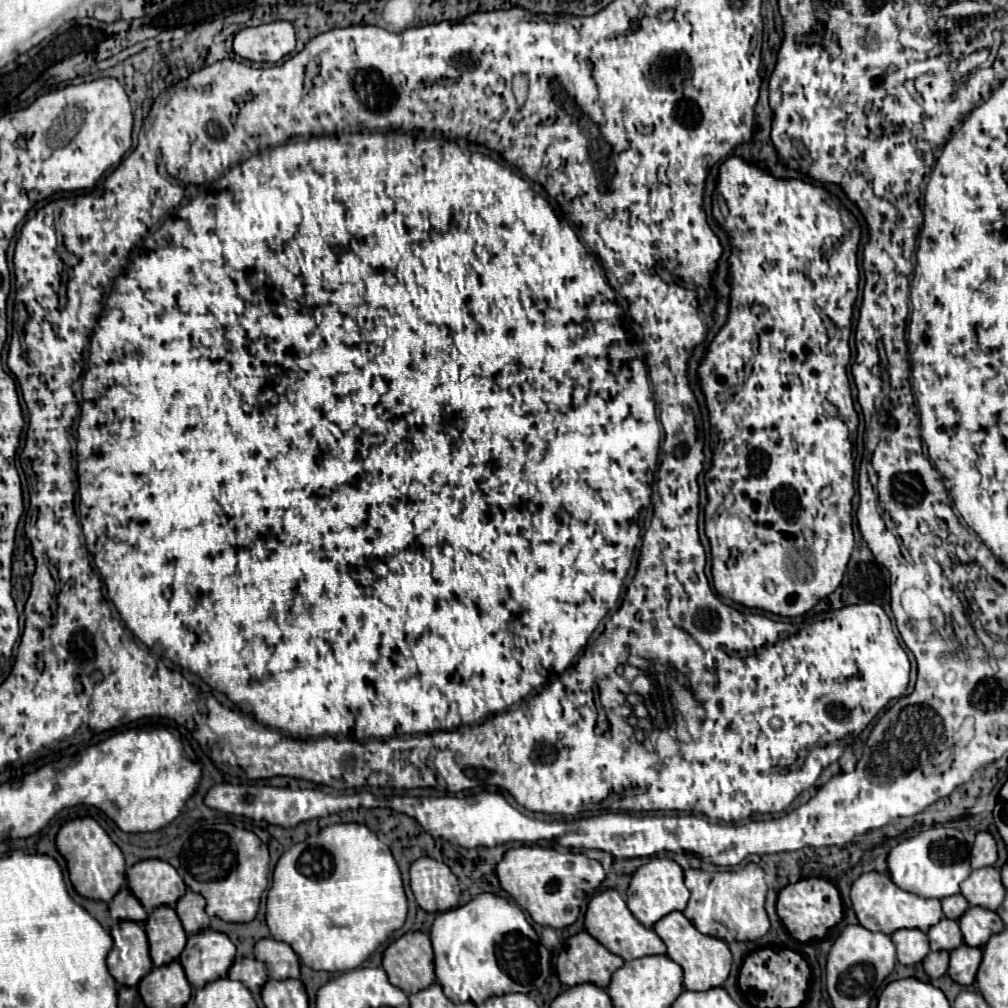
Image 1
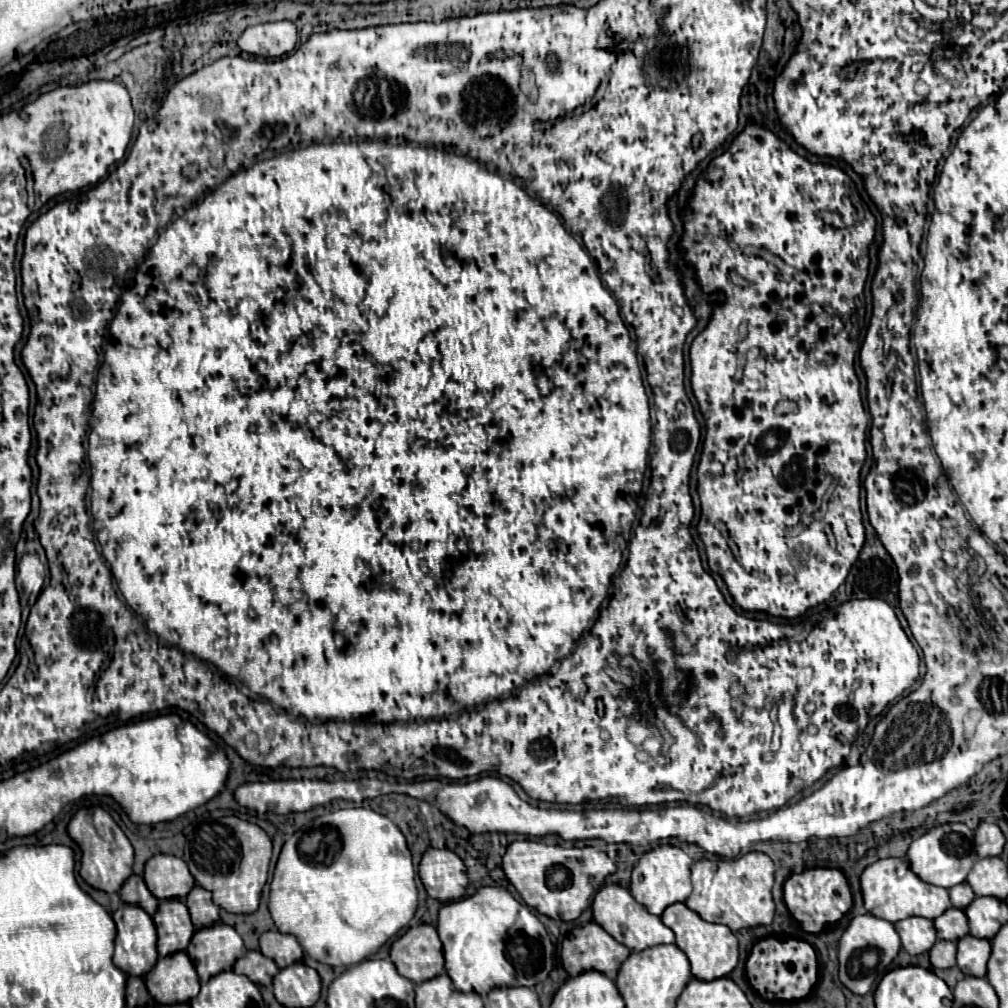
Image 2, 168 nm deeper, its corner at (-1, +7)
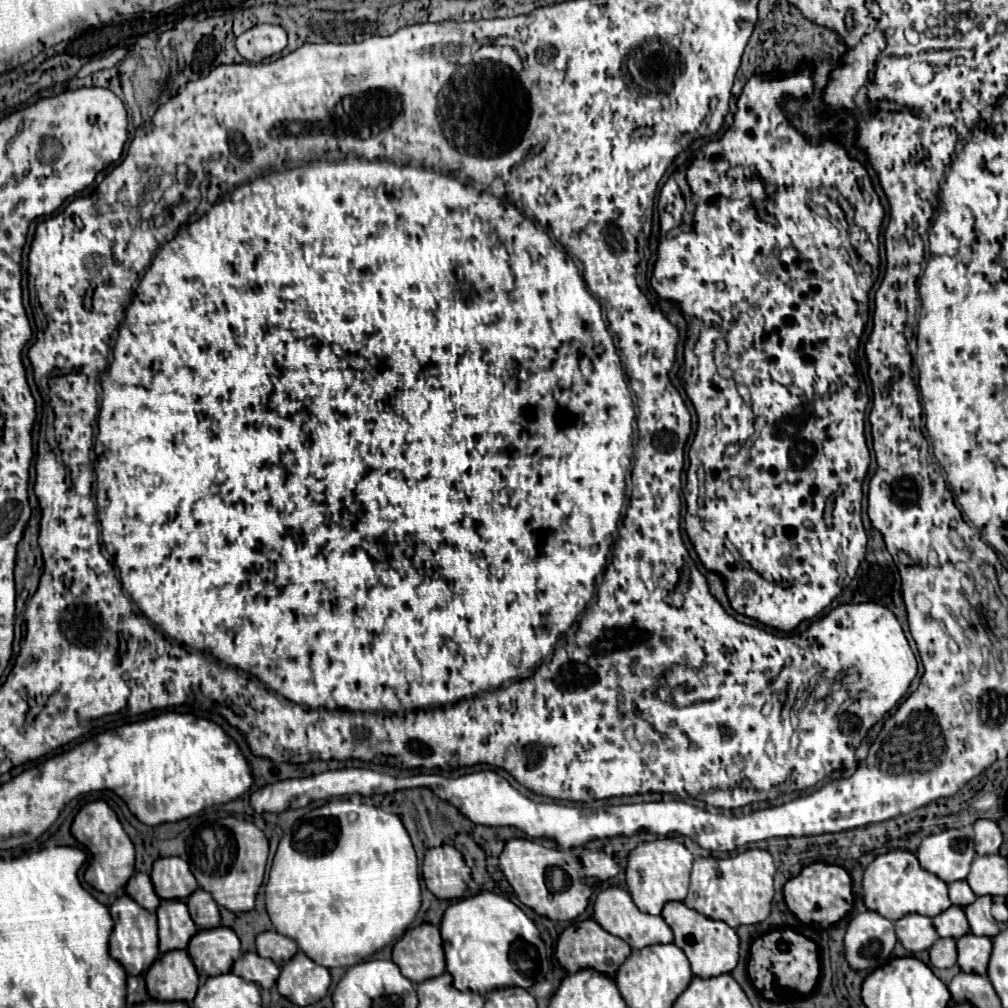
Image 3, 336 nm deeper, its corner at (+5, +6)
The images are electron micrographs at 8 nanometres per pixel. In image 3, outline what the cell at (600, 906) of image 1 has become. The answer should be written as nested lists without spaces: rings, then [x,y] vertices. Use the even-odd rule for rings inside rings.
[[[606,888],[604,892],[600,892],[594,900],[594,920],[610,934],[622,938],[630,948],[646,948],[652,944],[670,944],[672,942],[672,930],[670,926],[662,920],[662,916],[652,916],[652,914],[644,914],[636,908],[636,904],[632,902],[630,894],[622,888]]]

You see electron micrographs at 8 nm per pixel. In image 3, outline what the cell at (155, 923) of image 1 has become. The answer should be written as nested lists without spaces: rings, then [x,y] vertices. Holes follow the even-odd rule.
[[[162,900],[158,910],[158,938],[160,952],[170,952],[186,948],[188,940],[196,934],[196,926],[188,914],[188,908],[182,900]]]

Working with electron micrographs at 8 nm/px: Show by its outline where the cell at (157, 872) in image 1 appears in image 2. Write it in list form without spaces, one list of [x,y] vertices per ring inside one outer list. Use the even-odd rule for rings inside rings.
[[[154,855],[146,863],[144,881],[156,899],[184,899],[196,885],[186,863],[174,855]]]

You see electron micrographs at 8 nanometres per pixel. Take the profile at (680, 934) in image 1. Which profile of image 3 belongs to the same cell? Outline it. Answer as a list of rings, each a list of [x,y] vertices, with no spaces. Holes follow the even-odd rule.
[[[682,902],[666,904],[664,910],[662,910],[662,918],[674,932],[674,944],[690,960],[694,976],[714,978],[714,976],[732,972],[736,968],[736,962],[738,962],[738,936],[728,924],[724,924],[720,920],[710,920],[710,918],[698,914],[696,910],[686,908]]]

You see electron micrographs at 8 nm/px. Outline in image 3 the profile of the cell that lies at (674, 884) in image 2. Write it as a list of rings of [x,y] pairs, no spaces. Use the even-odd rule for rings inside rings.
[[[670,838],[654,840],[640,844],[630,852],[626,866],[626,886],[640,912],[660,914],[666,902],[672,900],[682,902],[686,898],[690,870],[692,870],[692,854],[684,848],[684,844]]]

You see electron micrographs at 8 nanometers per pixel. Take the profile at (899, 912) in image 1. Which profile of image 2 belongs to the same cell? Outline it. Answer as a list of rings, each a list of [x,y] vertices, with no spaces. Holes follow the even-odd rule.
[[[878,859],[876,863],[868,865],[860,877],[860,887],[864,895],[864,907],[868,913],[886,919],[890,923],[908,919],[908,917],[926,917],[926,919],[936,919],[940,917],[946,909],[952,907],[948,889],[930,885],[922,881],[906,863],[906,859]]]

